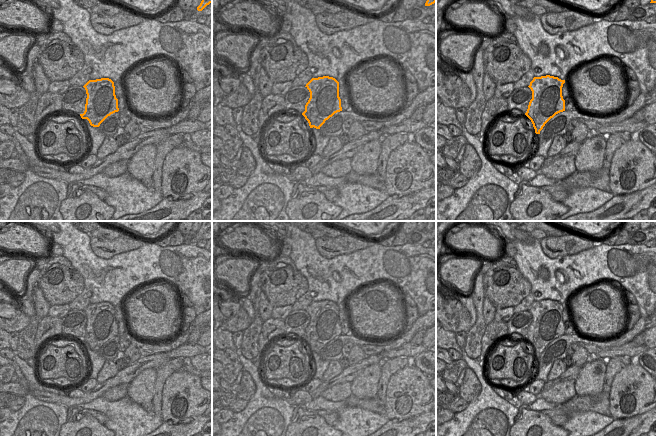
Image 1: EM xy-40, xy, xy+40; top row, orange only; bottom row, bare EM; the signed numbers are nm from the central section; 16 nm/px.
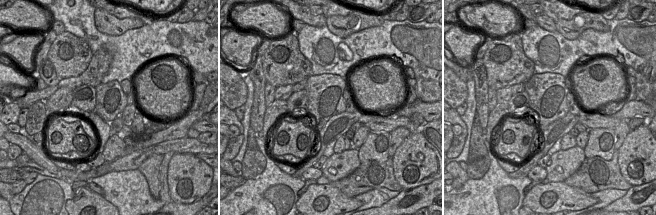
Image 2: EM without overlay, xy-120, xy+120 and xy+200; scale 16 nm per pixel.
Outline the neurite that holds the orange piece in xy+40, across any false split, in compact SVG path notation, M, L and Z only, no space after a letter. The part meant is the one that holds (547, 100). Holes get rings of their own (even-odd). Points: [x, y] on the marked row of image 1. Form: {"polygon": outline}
{"polygon": "M546 75L534 77L528 86L532 91L525 115L531 120L536 134L540 134L545 124L556 114L565 111L562 87L565 80Z"}

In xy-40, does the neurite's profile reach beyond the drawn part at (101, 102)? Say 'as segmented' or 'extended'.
as segmented

